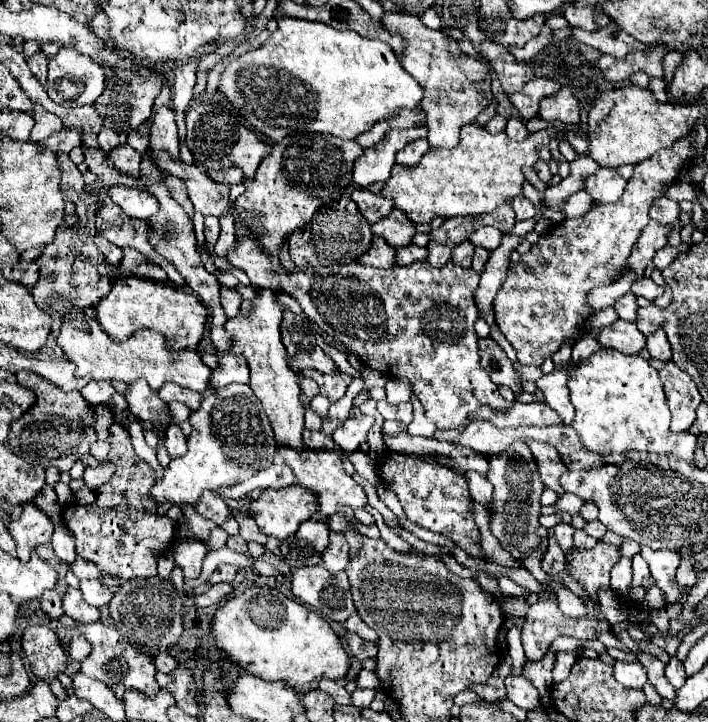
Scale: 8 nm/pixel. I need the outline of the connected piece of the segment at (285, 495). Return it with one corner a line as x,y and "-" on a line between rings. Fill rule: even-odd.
302,486
280,490
266,488
254,500
254,504
250,504
248,516
254,518
254,522
266,536
286,540
316,510
316,496

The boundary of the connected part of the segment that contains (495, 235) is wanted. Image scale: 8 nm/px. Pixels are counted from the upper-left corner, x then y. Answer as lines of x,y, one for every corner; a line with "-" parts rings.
482,226
482,228
474,230
474,232
468,236
468,240
470,240
474,246
482,246
482,248
486,248
486,250
492,252
492,250
496,250
498,244
500,244
502,232
496,230
496,228
492,228
492,226

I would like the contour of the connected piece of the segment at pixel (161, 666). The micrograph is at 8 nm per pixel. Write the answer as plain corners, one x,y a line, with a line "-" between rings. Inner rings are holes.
162,652
154,656
154,666
156,666
156,682
160,688
166,688
166,684
170,684
170,672
176,668
176,658

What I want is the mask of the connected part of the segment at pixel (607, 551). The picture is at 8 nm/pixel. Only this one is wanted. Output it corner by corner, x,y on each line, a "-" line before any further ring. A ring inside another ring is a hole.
598,542
592,550
578,550
572,562
566,562
570,574
580,580
586,594
596,602
598,588
610,586
610,570
620,560
618,546

